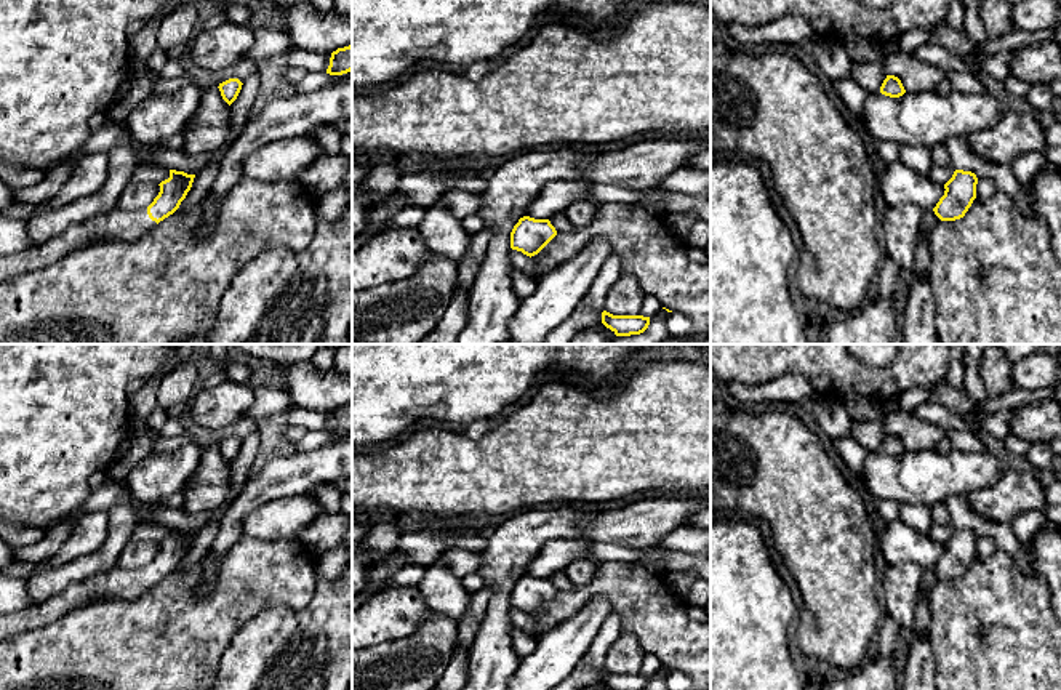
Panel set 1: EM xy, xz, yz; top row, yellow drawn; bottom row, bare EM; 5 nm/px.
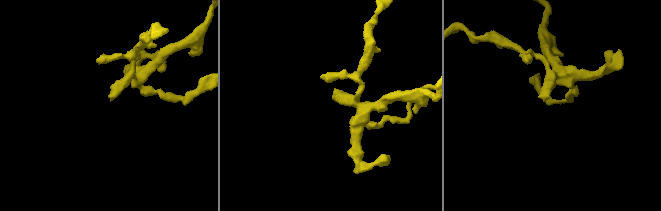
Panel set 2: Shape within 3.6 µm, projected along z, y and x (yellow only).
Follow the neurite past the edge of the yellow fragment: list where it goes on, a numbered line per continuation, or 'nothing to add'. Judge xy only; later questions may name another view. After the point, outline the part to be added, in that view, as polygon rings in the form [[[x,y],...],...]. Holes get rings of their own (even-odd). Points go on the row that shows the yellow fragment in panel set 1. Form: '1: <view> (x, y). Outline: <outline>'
1: xy (124, 226). Outline: [[[147,207],[138,211],[114,208],[86,221],[72,224],[62,234],[35,248],[0,256],[0,282],[53,264],[66,255],[96,242],[133,242],[157,226]]]

